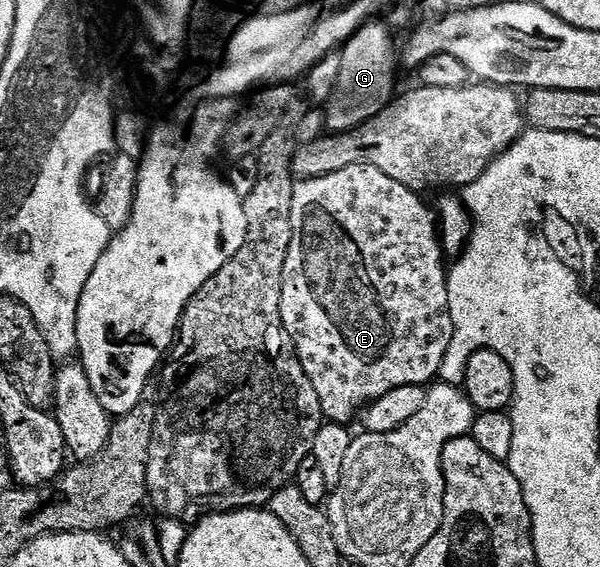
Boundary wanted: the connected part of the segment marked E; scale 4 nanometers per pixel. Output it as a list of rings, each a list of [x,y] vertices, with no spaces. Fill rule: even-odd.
[[[352,166],[348,170],[330,174],[324,178],[298,180],[295,183],[292,198],[292,234],[294,237],[292,246],[288,250],[288,262],[284,262],[280,314],[284,318],[284,326],[292,338],[294,348],[298,351],[298,357],[304,366],[304,374],[308,374],[320,398],[322,415],[327,421],[349,425],[350,419],[358,411],[361,413],[375,400],[384,398],[386,394],[400,386],[429,385],[435,379],[433,376],[441,370],[450,348],[452,352],[455,347],[456,331],[452,326],[449,302],[448,260],[442,251],[435,213],[431,209],[429,212],[422,200],[425,199],[419,193],[408,190],[408,186],[400,186],[400,182],[388,178],[388,174],[380,174],[380,170],[372,166]]]

